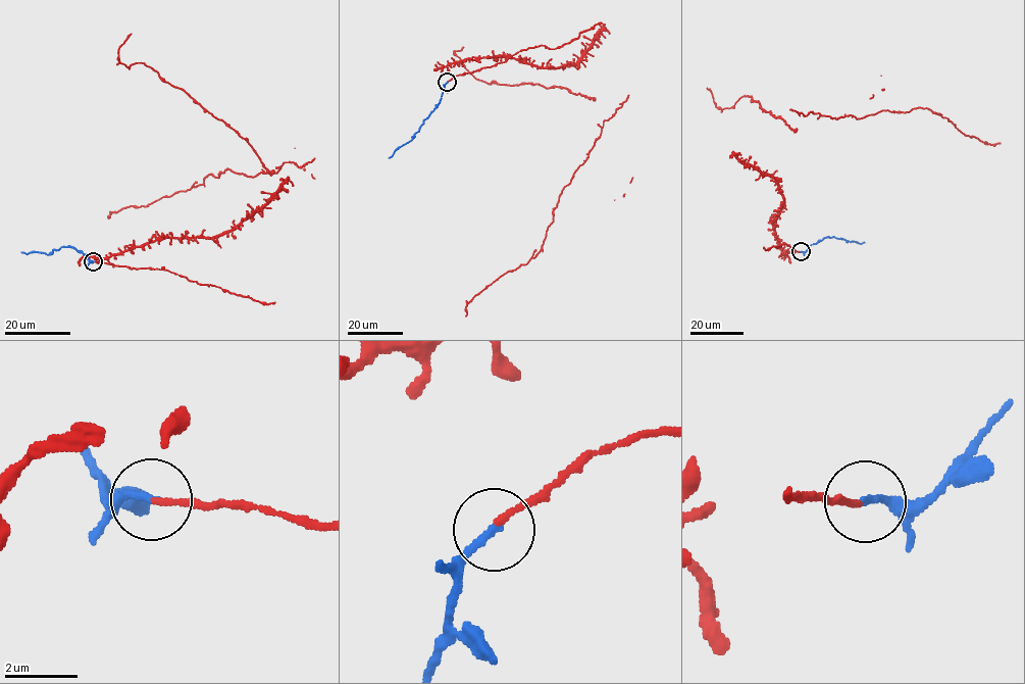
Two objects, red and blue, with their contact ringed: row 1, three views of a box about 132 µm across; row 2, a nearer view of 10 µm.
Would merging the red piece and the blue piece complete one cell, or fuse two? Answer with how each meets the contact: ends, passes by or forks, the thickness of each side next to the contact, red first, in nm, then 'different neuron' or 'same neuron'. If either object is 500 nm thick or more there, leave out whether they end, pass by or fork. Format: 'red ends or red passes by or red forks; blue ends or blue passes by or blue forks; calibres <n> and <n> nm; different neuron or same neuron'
red ends; blue ends; calibres 150 and 200 nm; same neuron

